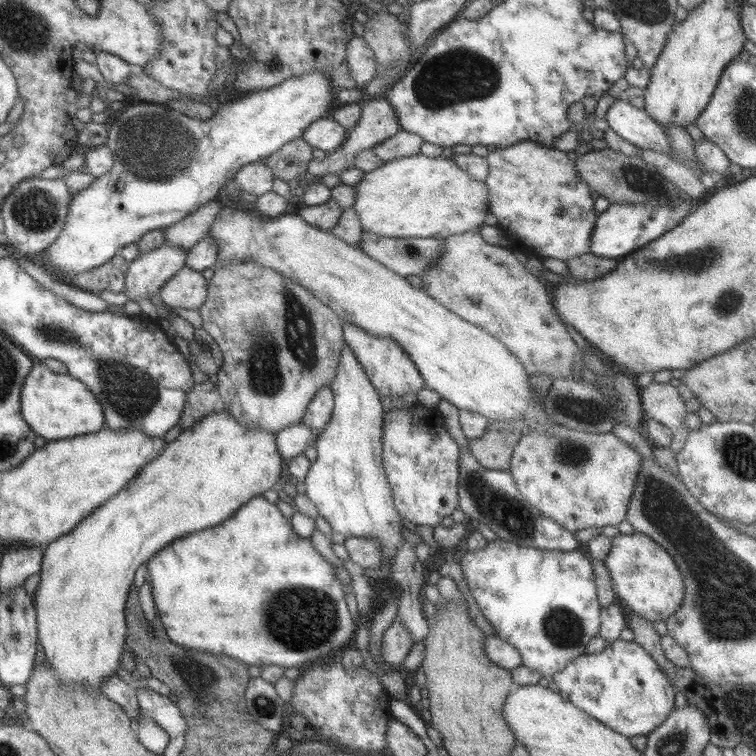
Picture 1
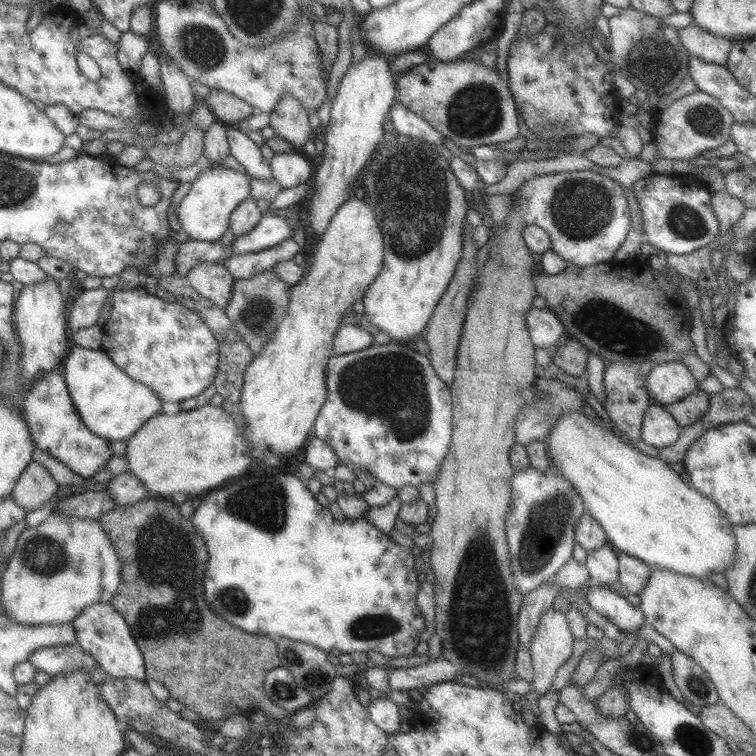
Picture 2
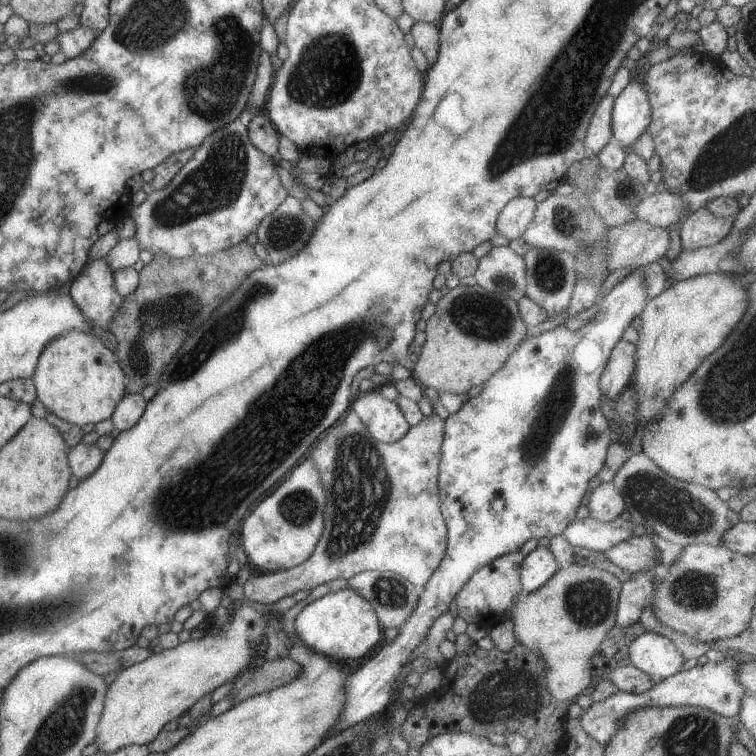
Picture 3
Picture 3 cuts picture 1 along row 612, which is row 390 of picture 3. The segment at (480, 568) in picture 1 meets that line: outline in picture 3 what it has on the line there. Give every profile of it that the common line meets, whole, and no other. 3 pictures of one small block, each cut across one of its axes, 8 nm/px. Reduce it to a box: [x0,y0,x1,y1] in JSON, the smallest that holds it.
[331,267,648,733]

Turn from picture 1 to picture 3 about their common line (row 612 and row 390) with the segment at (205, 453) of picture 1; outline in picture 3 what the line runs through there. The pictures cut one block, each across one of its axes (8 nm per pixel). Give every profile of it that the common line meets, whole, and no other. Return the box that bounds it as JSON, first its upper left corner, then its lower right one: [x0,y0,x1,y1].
[31,331,126,427]

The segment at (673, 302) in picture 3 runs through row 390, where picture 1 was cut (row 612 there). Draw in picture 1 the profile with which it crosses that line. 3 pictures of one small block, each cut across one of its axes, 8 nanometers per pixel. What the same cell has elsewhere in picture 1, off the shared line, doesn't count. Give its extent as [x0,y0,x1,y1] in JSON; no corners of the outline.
[602,531,683,622]

